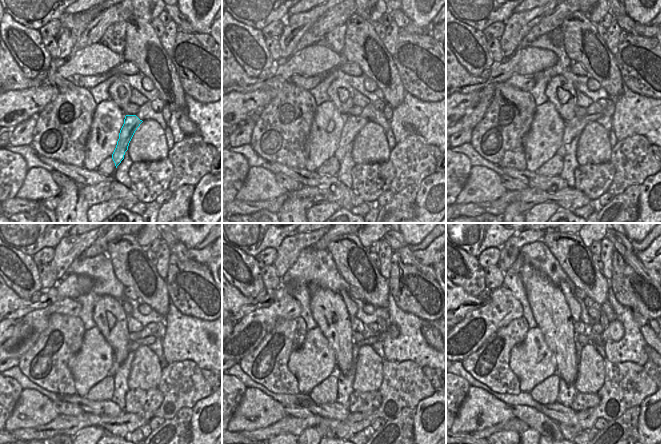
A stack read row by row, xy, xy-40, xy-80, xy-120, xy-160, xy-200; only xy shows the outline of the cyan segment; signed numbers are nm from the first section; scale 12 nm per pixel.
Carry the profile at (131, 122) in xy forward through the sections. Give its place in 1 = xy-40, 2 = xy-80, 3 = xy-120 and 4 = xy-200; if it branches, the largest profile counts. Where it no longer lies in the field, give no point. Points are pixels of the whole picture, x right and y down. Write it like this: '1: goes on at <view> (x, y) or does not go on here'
1: goes on at xy-40 (353, 124)
2: goes on at xy-80 (574, 127)
3: goes on at xy-120 (132, 346)
4: goes on at xy-200 (615, 331)

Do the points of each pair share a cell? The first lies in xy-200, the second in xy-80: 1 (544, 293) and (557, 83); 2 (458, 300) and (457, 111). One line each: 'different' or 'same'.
1: same
2: different

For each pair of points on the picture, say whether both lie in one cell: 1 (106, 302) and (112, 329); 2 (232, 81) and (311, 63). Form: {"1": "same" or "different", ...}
{"1": "same", "2": "same"}

